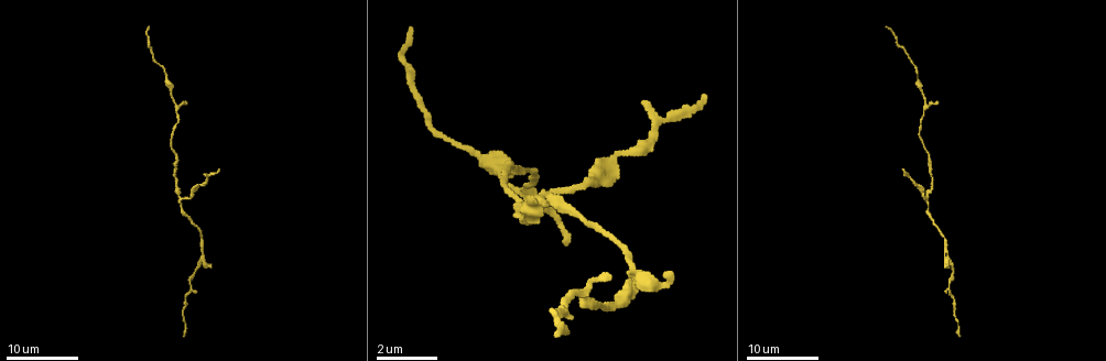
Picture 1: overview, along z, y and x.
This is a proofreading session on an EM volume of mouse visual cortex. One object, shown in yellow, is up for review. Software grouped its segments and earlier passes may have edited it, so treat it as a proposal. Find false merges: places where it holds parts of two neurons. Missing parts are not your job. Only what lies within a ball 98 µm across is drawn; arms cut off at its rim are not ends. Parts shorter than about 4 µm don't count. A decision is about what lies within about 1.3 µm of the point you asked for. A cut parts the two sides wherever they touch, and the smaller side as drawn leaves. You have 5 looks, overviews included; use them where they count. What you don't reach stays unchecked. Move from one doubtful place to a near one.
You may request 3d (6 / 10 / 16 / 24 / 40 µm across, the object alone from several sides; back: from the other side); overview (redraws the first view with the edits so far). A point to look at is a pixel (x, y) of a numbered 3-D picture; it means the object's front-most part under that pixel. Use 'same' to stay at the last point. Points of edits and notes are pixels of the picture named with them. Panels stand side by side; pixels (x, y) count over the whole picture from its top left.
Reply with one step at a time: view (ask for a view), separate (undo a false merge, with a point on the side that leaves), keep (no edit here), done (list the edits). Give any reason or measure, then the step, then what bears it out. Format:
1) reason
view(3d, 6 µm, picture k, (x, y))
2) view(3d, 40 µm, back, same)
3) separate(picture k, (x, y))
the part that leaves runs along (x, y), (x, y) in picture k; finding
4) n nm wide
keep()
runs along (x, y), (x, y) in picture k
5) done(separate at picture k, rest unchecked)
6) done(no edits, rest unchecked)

three-way junction
view(3d, 24 µm, picture 1, (184, 199))

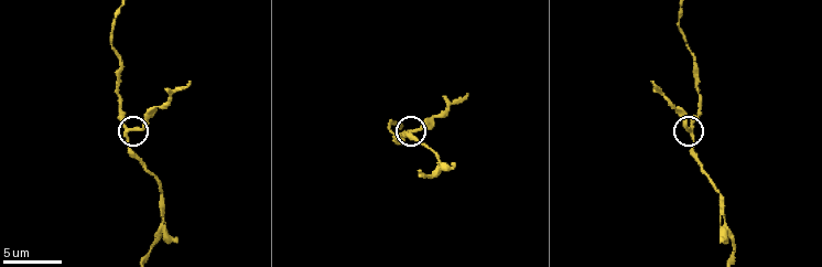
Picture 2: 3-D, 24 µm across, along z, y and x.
view(3d, 6 µm, picture 2, (132, 129))

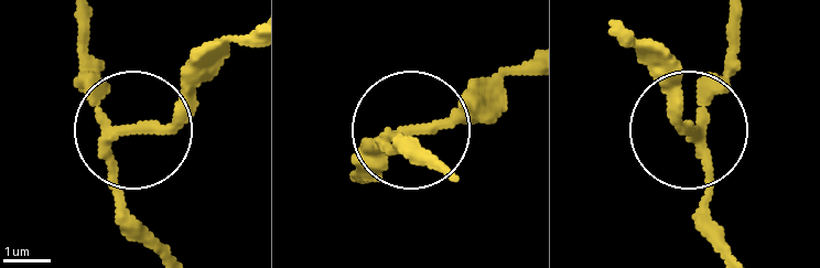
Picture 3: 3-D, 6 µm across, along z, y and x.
3 arms
separate(picture 3, (181, 115))
the part that leaves runs along (117, 130), (160, 118), (243, 35) in picture 3; two neurons meet here

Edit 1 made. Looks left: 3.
view(overview)

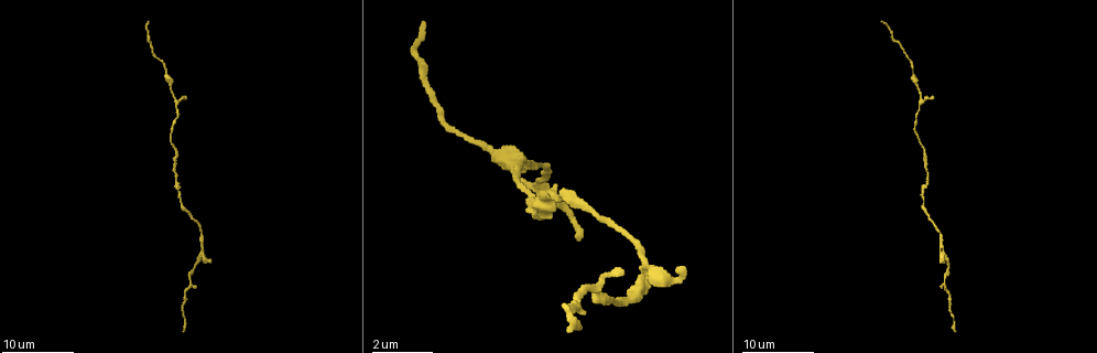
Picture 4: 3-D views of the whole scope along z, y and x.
thin neck
view(3d, 24 µm, picture 4, (940, 249))

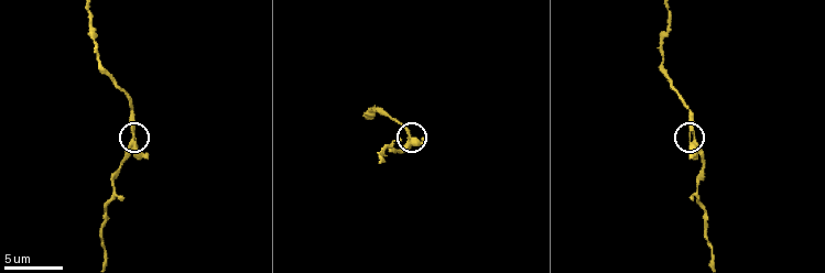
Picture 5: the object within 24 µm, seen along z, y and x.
zoom in
view(3d, 6 µm, picture 5, (693, 134))

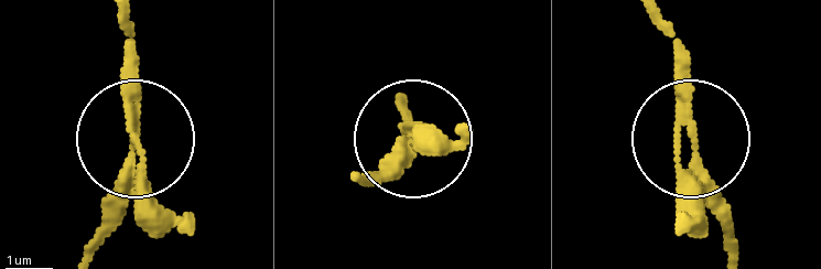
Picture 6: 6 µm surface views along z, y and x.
keep()
runs along (123, 20), (136, 185), (99, 240) in picture 6; continuous, no second neuron

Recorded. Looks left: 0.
done(separate at picture 3, rest unchecked)

